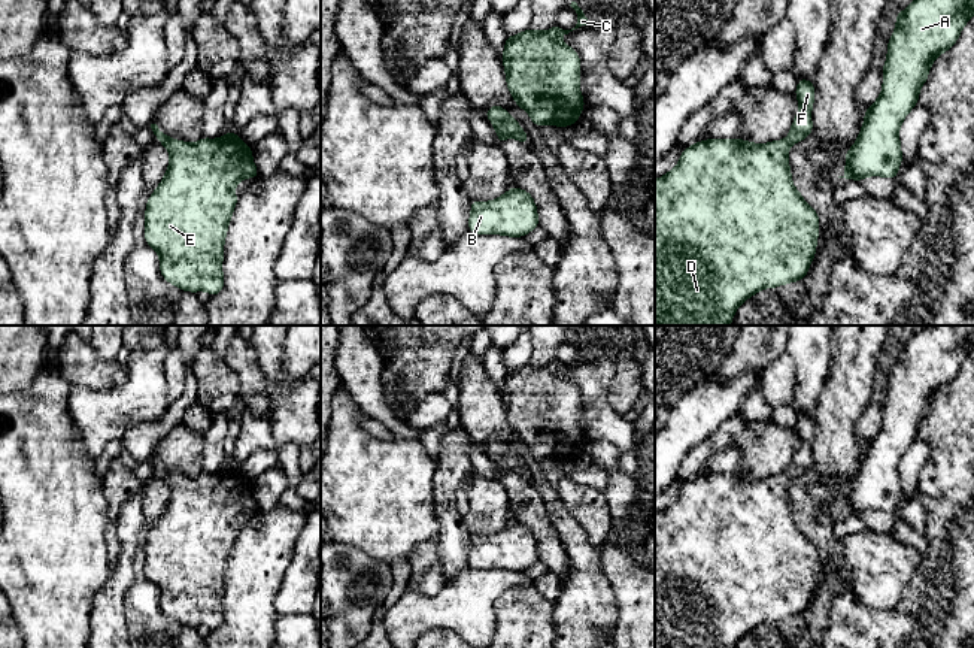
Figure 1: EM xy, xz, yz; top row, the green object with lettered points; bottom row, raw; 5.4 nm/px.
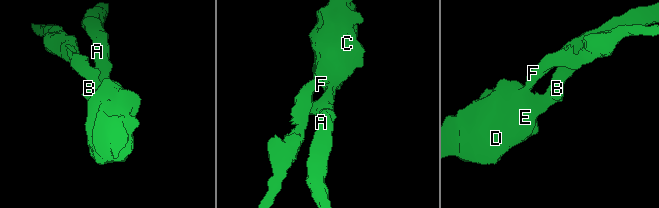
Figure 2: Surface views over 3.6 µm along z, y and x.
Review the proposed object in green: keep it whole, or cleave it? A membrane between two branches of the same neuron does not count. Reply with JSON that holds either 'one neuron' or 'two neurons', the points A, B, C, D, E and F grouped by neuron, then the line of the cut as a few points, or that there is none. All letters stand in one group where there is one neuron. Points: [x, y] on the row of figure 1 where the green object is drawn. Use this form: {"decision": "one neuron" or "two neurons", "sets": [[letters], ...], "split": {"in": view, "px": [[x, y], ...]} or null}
{"decision": "one neuron", "sets": [["A", "B", "C", "D", "E", "F"]], "split": null}

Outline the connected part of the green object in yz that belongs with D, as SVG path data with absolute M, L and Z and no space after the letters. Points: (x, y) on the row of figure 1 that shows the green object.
M805 78L798 81L794 93L799 103L799 110L794 118L789 136L768 143L753 143L743 139L707 139L697 142L680 154L674 169L655 181L655 325L729 325L738 306L764 288L776 288L804 279L810 263L816 255L819 236L819 215L808 206L804 197L792 184L788 152L792 143L802 142L813 133L811 108L814 105L814 82Z

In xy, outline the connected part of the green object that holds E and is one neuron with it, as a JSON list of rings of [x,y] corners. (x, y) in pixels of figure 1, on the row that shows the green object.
[[[151,124],[157,140],[170,152],[163,181],[149,196],[145,212],[145,240],[160,255],[163,278],[182,291],[204,290],[216,296],[224,288],[222,258],[228,224],[239,197],[234,187],[246,178],[258,179],[252,149],[234,131],[219,139],[201,137],[195,143],[170,139]]]

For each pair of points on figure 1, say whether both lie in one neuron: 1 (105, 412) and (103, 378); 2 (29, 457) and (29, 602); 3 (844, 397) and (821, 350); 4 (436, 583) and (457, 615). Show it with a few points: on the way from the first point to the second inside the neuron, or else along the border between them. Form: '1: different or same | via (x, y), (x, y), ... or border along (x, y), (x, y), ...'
1: different | border along (129, 375), (121, 384), (105, 388), (72, 385)
2: same | via (29, 493), (29, 566)
3: different | border along (833, 341), (830, 375), (819, 399)
4: different | border along (448, 584), (434, 594), (407, 590)

